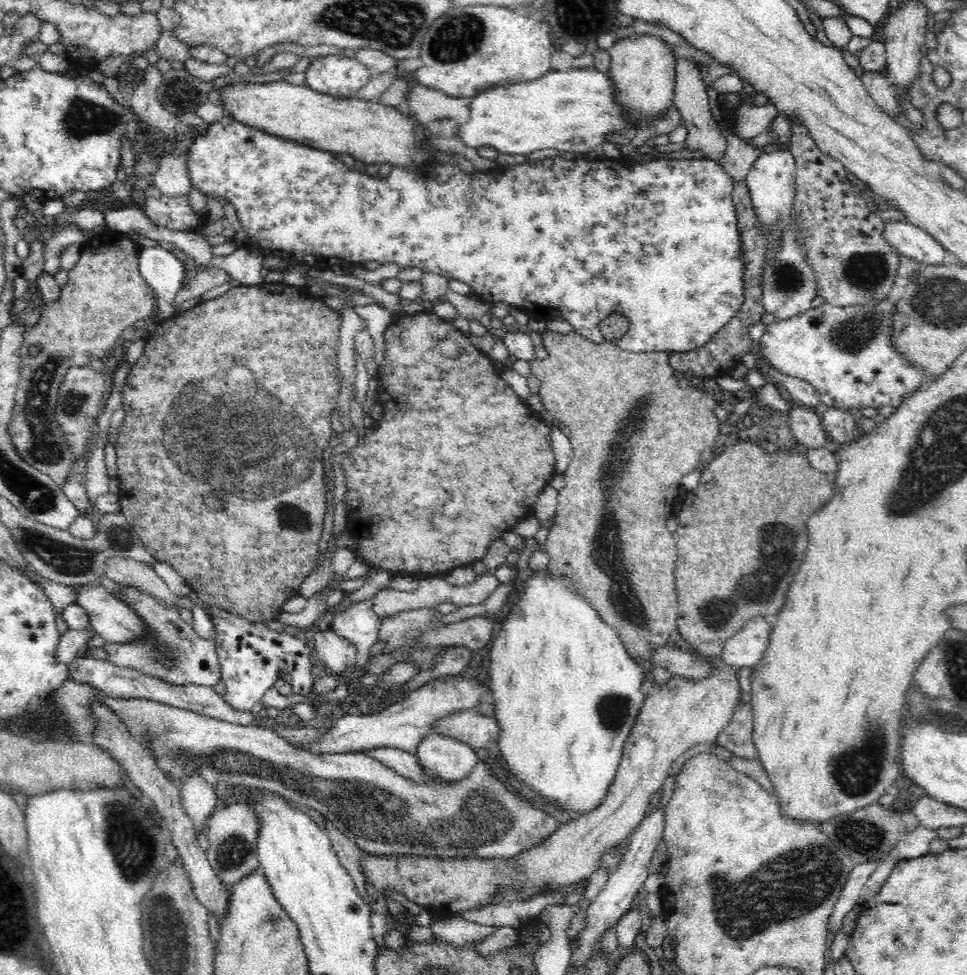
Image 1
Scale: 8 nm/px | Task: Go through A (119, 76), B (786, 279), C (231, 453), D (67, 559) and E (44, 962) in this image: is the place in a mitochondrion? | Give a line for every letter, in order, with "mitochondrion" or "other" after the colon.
A: other
B: mitochondrion
C: mitochondrion
D: mitochondrion
E: other

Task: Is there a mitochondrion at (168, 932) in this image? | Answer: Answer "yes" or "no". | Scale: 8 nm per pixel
yes

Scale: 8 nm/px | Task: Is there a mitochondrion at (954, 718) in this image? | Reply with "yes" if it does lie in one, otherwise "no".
yes

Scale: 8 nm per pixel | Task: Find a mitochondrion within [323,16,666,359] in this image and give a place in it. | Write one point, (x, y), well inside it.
(618, 328)

